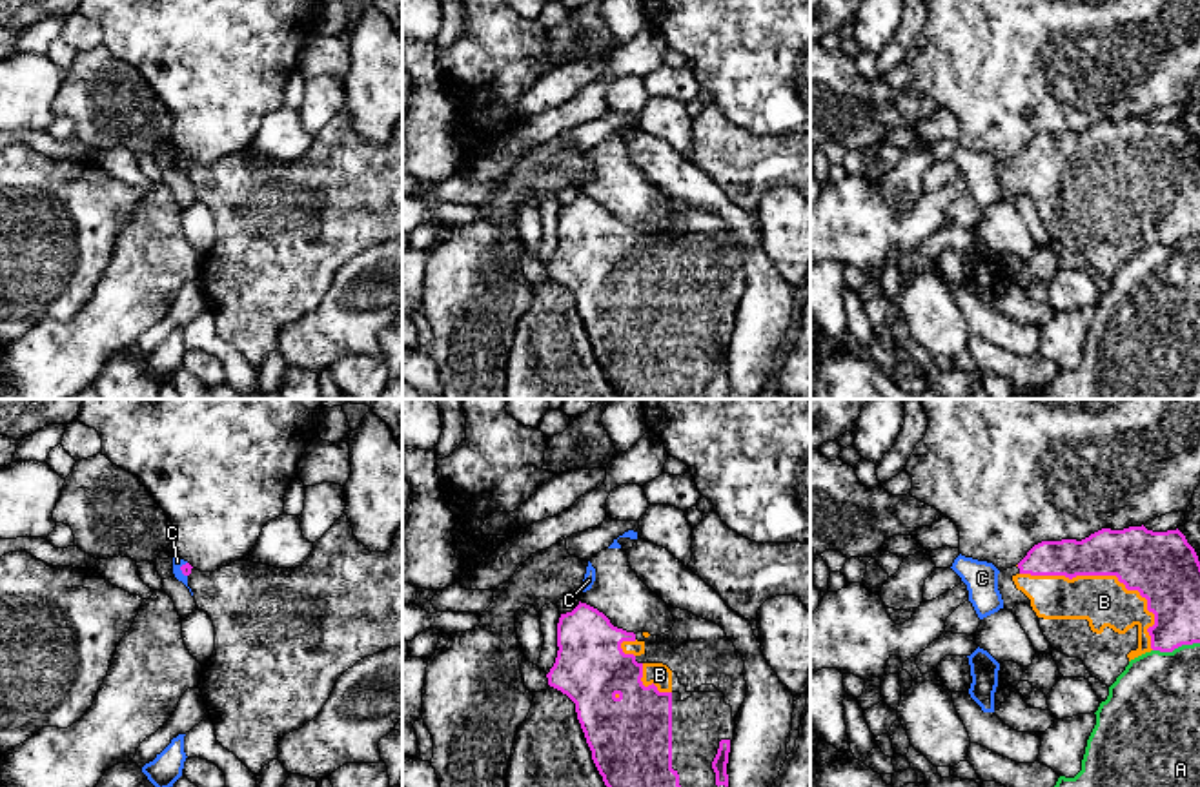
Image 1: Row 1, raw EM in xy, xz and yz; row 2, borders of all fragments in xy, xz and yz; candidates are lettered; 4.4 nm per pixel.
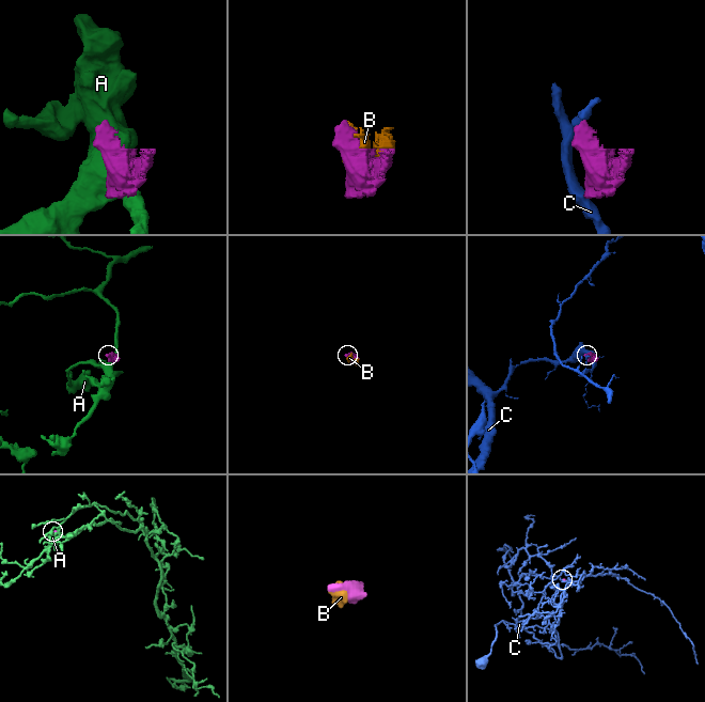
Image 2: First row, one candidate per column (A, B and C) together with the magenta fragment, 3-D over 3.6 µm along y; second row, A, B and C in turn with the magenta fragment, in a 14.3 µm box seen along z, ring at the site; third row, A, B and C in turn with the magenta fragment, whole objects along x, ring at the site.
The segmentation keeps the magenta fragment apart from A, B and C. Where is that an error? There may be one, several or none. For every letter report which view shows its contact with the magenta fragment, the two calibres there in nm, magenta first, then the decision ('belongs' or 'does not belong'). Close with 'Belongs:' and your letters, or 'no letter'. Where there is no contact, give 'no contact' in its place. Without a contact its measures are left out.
A: contact in yz; calibres 240 and 380 nm; does not belong
B: contact in yz; calibres 300 and 220 nm; belongs
C: contact in xy; calibres 50 and 50 nm; does not belong
Belongs: B

